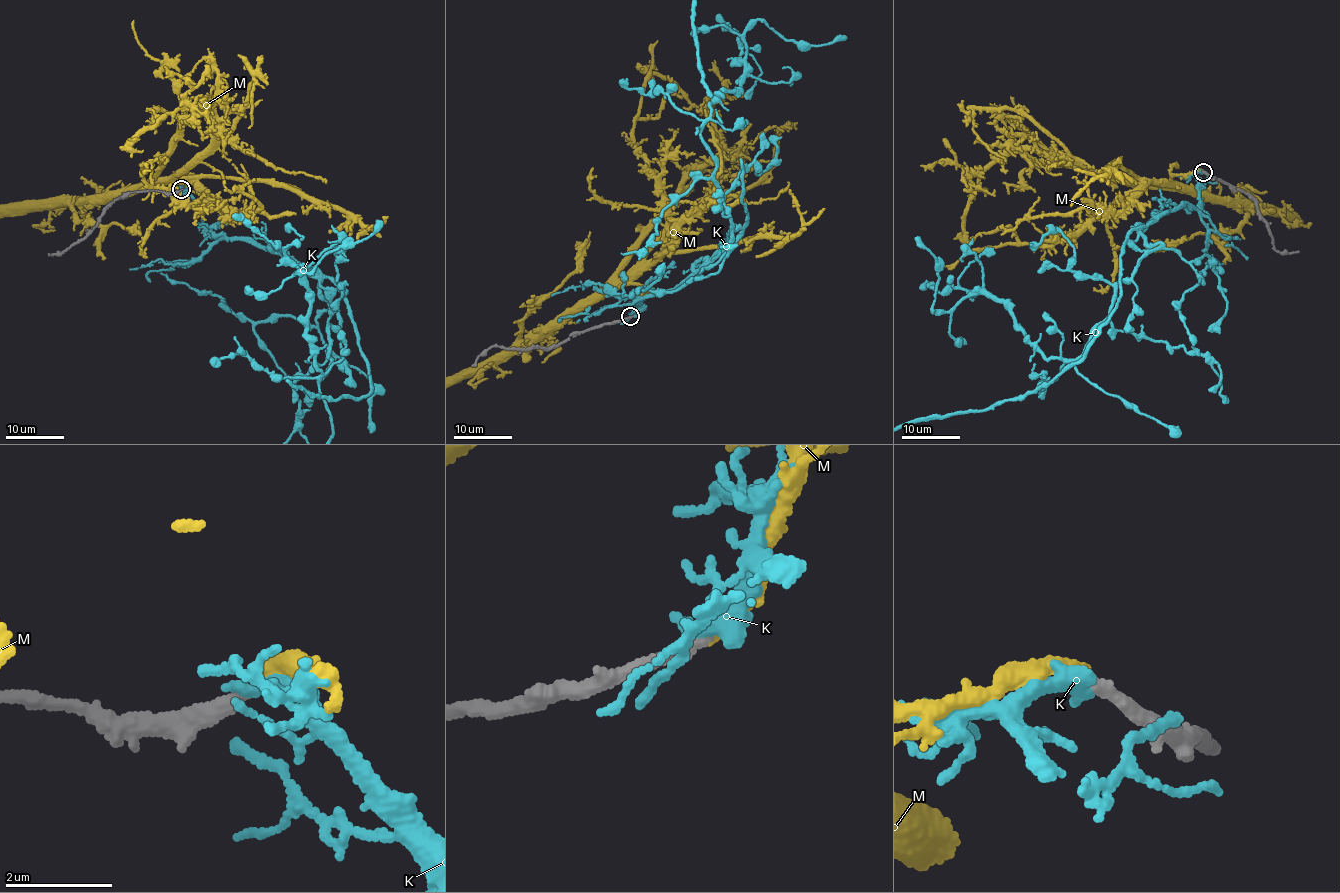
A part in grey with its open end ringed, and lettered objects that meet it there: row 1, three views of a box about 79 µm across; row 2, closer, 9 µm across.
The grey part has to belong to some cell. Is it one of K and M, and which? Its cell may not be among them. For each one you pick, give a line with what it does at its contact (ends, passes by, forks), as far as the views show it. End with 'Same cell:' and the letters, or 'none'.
K: it ends there
Same cell: K

